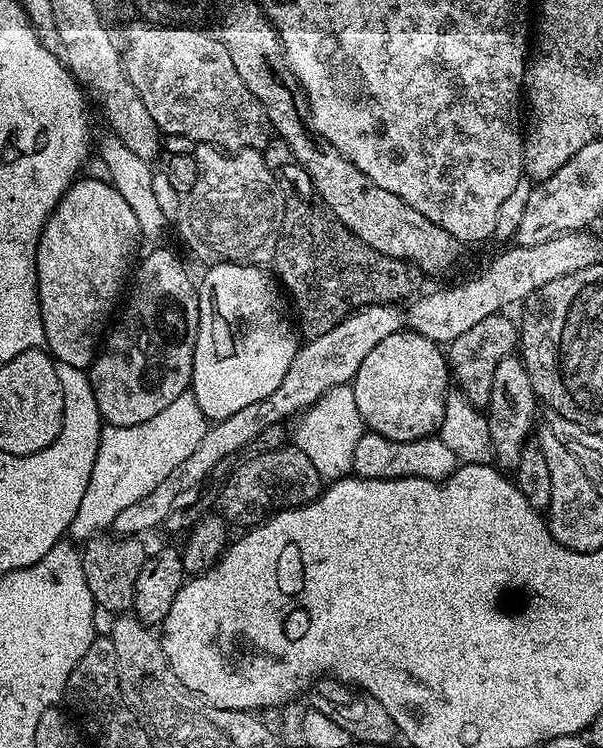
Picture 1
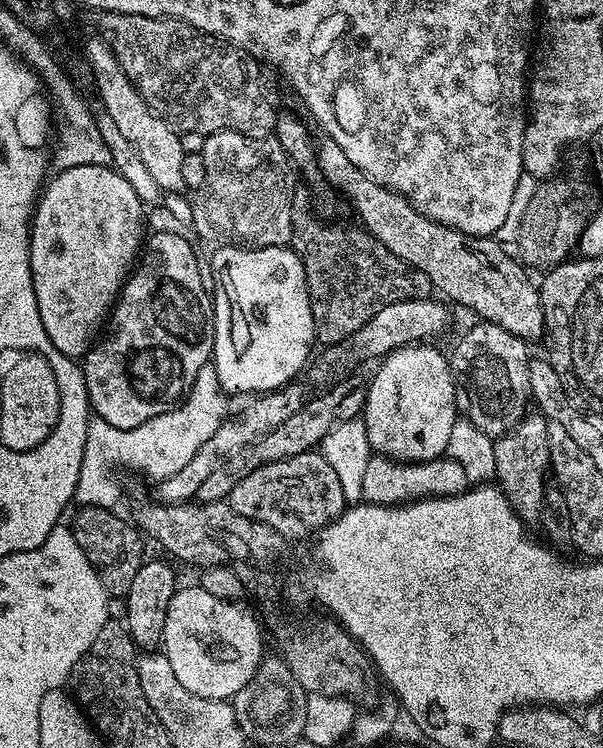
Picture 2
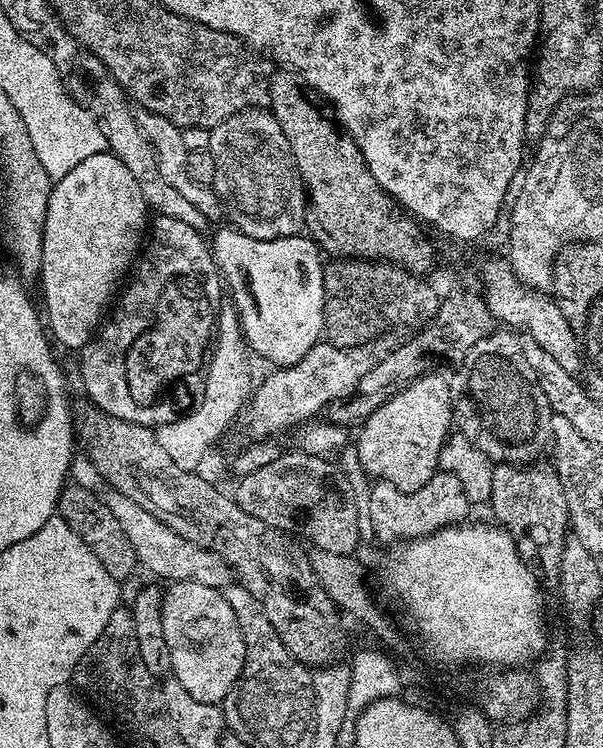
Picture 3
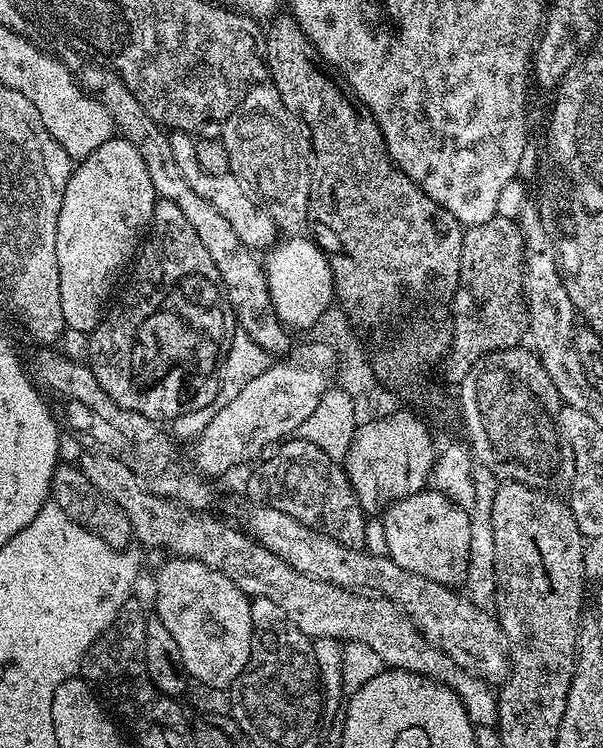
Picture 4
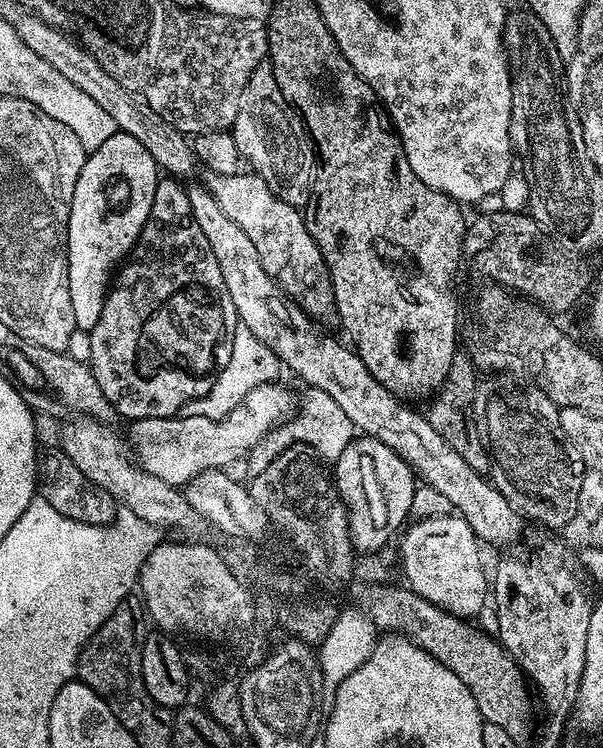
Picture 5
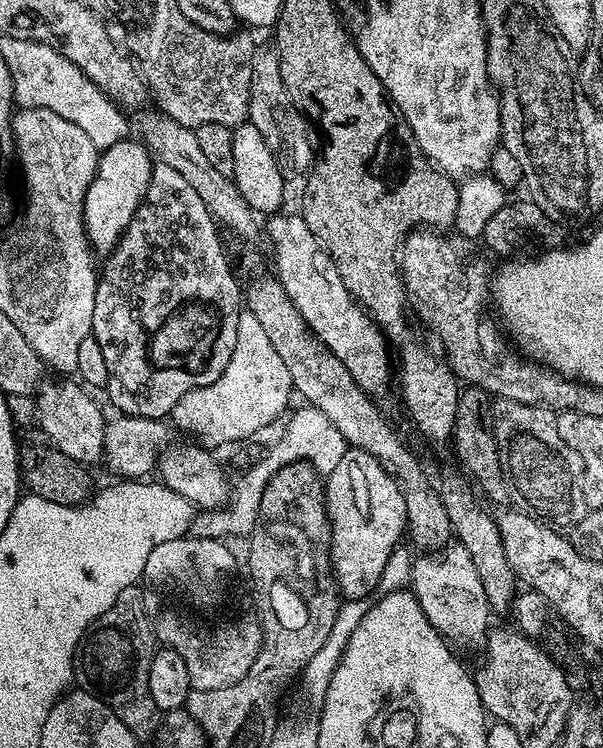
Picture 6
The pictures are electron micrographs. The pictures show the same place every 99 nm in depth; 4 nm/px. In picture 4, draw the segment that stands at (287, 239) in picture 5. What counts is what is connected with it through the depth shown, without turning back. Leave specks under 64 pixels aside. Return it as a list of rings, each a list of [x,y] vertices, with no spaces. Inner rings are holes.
[[[171,131],[169,133],[171,149],[175,152],[176,163],[184,170],[190,182],[191,189],[212,208],[218,210],[225,218],[226,222],[234,229],[234,234],[238,235],[241,244],[255,252],[262,252],[271,249],[278,240],[276,236],[276,224],[269,211],[263,207],[258,208],[238,187],[240,181],[232,173],[214,175],[208,171],[204,171],[202,166],[198,164],[196,157],[196,140],[193,135],[188,132]]]

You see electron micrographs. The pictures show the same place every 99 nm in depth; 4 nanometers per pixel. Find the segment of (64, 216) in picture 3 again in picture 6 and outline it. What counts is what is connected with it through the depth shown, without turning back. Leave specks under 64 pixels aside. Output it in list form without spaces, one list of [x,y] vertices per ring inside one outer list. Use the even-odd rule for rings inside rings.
[[[125,138],[100,152],[100,165],[96,168],[96,177],[92,179],[90,190],[86,190],[84,203],[84,228],[88,231],[89,244],[97,253],[111,253],[126,226],[130,226],[144,200],[153,163],[148,149],[136,138]]]

